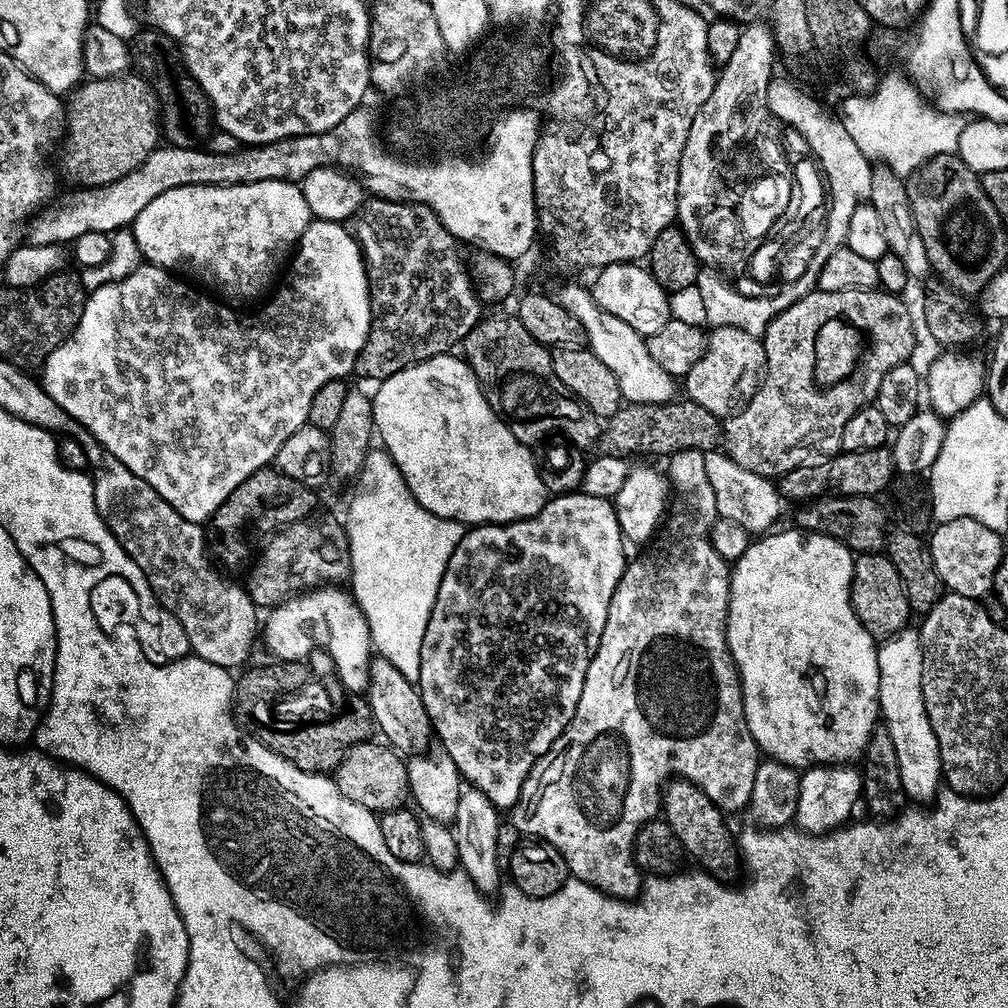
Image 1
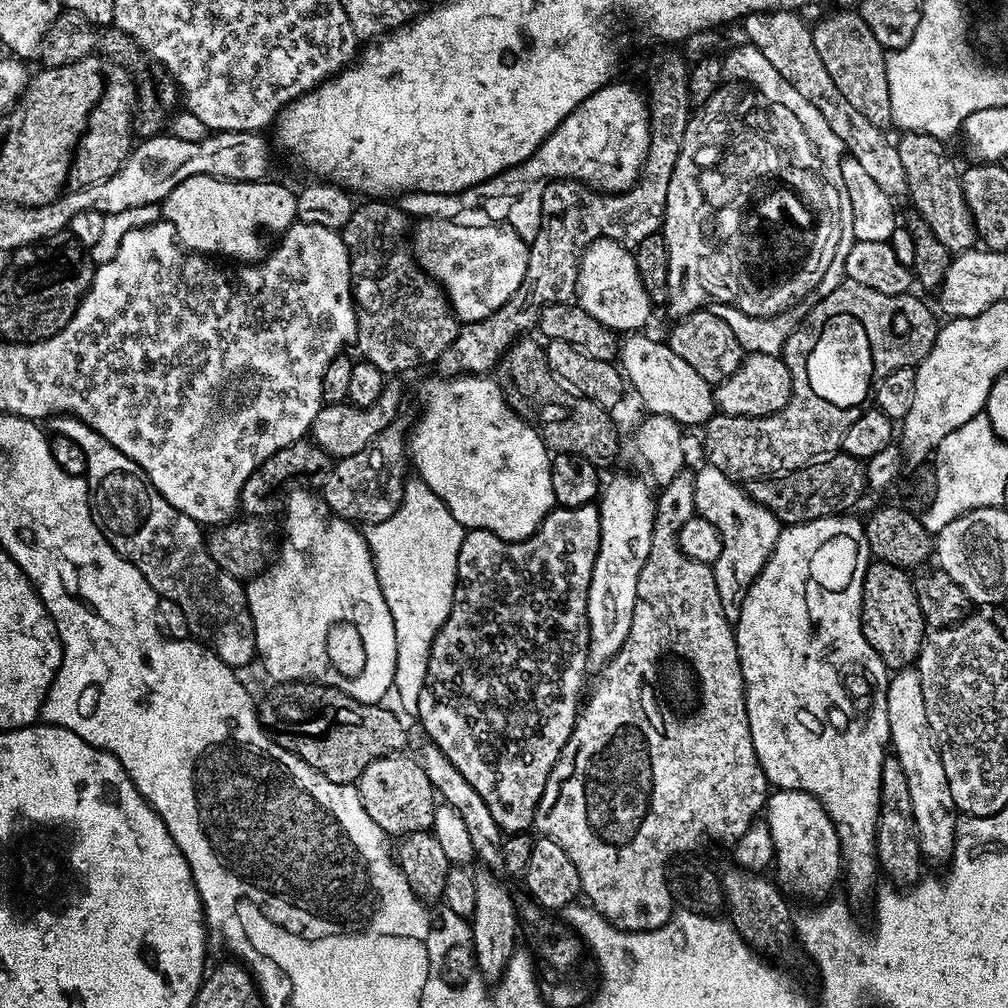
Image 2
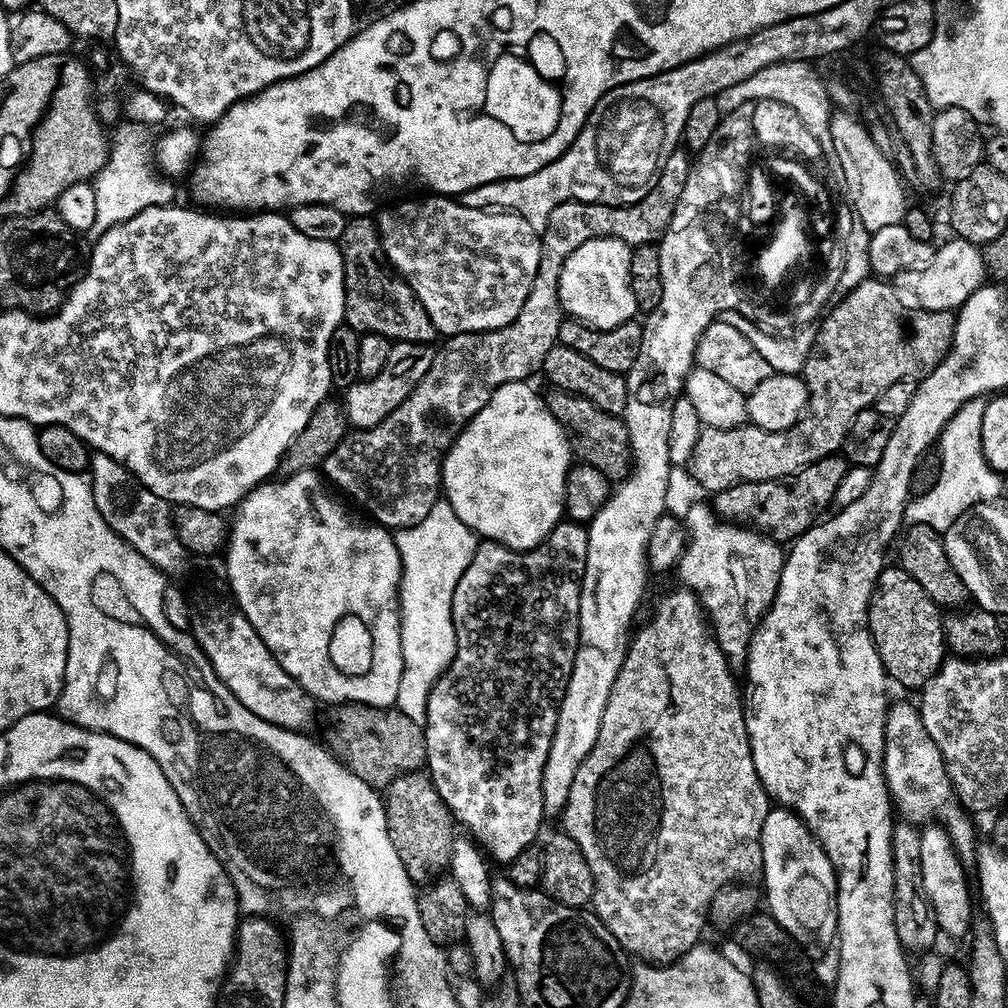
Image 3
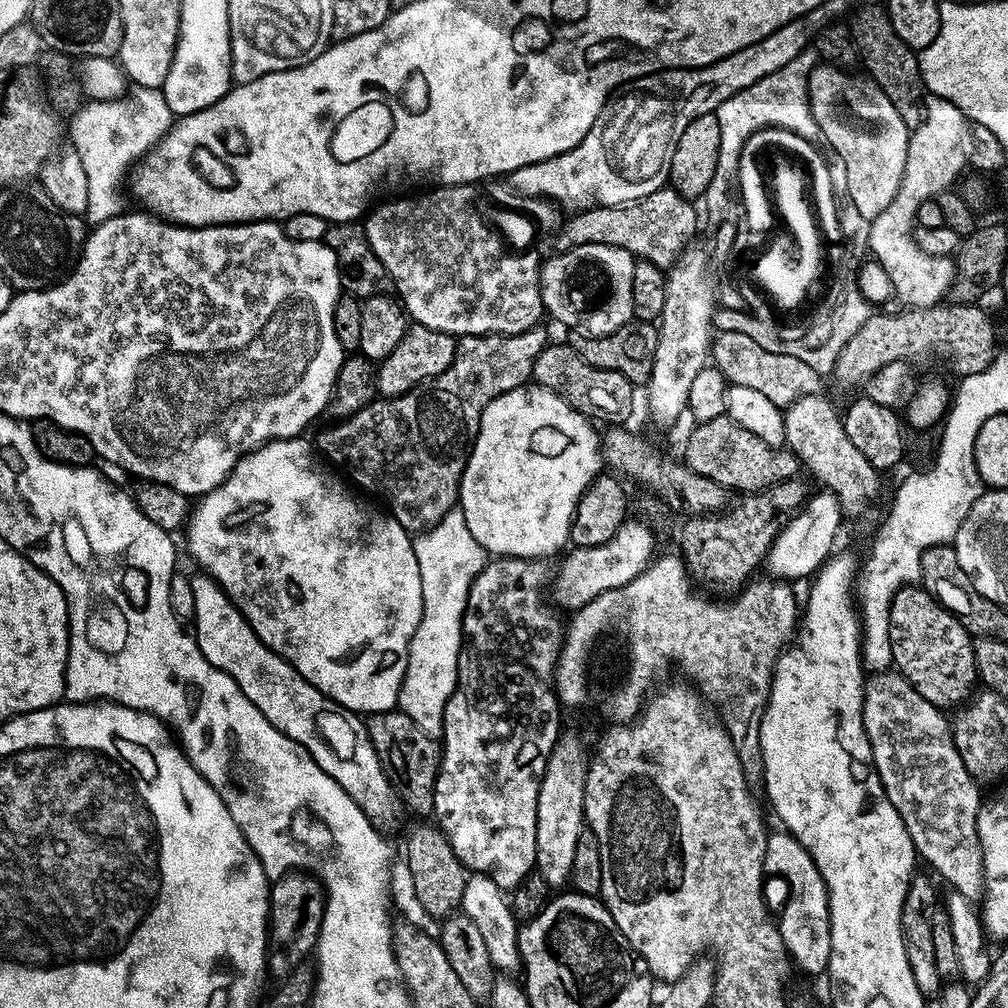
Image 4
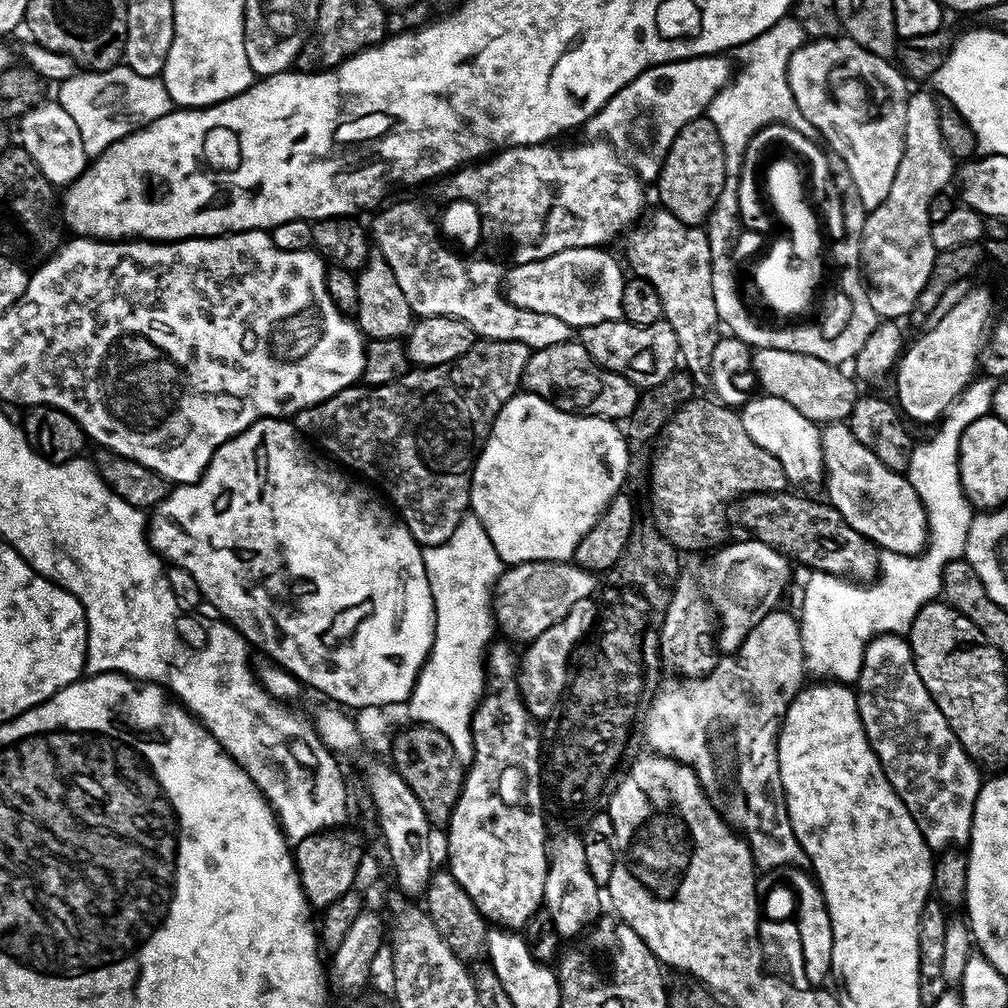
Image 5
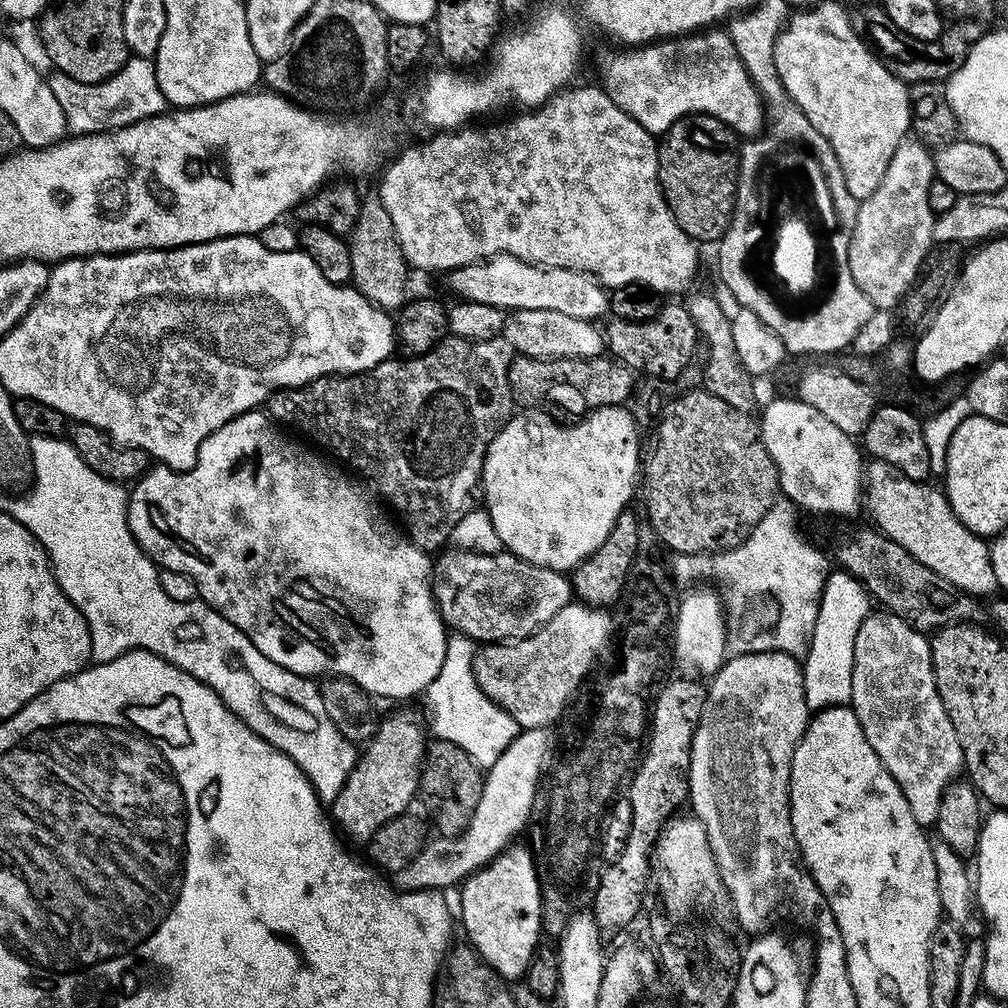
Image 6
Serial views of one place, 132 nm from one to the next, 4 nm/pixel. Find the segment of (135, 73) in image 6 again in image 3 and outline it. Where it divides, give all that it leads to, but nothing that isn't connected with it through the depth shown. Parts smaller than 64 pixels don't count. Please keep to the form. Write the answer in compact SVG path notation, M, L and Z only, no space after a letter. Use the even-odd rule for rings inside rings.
M124 122L111 133L108 161L105 162L104 169L94 177L94 203L98 211L86 234L89 241L94 242L102 238L106 230L134 218L134 214L142 210L160 208L177 199L176 188L172 185L175 183L154 171L154 152L144 132L147 132L145 125Z

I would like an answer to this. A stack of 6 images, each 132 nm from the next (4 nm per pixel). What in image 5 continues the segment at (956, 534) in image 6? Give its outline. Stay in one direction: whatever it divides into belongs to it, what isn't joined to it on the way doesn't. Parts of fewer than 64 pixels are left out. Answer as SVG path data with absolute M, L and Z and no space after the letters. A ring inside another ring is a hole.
M847 423L829 424L820 433L822 454L824 455L824 480L828 484L827 503L832 504L838 514L858 534L862 534L877 549L885 552L897 552L903 556L918 556L928 542L928 509L922 506L920 495L910 486L907 475L890 470L858 438L852 436L852 429Z

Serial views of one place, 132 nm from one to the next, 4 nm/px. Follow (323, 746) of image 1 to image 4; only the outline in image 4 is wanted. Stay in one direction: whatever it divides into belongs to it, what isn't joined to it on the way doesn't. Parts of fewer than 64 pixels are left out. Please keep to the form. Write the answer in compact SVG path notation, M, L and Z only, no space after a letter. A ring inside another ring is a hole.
M399 710L371 713L366 723L370 742L373 743L381 766L406 805L407 811L424 816L420 818L431 817L436 775L440 773L441 745L435 739L428 737L410 717Z

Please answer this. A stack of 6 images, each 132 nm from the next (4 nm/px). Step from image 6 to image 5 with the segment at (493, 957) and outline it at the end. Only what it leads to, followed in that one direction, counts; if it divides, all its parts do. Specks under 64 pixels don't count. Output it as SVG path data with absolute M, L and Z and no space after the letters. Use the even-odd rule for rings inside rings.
M500 638L489 647L486 653L486 691L480 699L480 704L472 718L473 736L473 760L467 765L464 774L464 785L460 787L458 802L446 822L448 828L448 864L447 871L452 873L458 886L470 894L470 902L478 906L478 910L484 915L484 919L493 925L509 930L523 929L530 922L530 918L541 911L546 890L546 874L548 873L548 840L544 836L544 804L546 805L546 792L542 787L542 728L536 717L528 713L528 707L524 705L524 698L520 695L518 683L518 652L507 639Z

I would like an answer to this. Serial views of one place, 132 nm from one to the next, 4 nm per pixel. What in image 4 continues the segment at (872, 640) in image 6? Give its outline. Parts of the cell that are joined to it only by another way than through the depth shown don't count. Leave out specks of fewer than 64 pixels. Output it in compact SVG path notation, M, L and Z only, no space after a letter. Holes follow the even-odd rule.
M889 670L867 677L864 685L864 729L870 742L872 765L878 770L882 786L914 842L917 857L923 863L925 860L933 868L931 871L946 880L951 889L976 902L984 895L984 859L976 825L982 795L977 780L963 765L952 741L949 721L944 721L944 716L941 709L926 702L926 698L922 698L922 694L918 694L912 683L899 672Z

